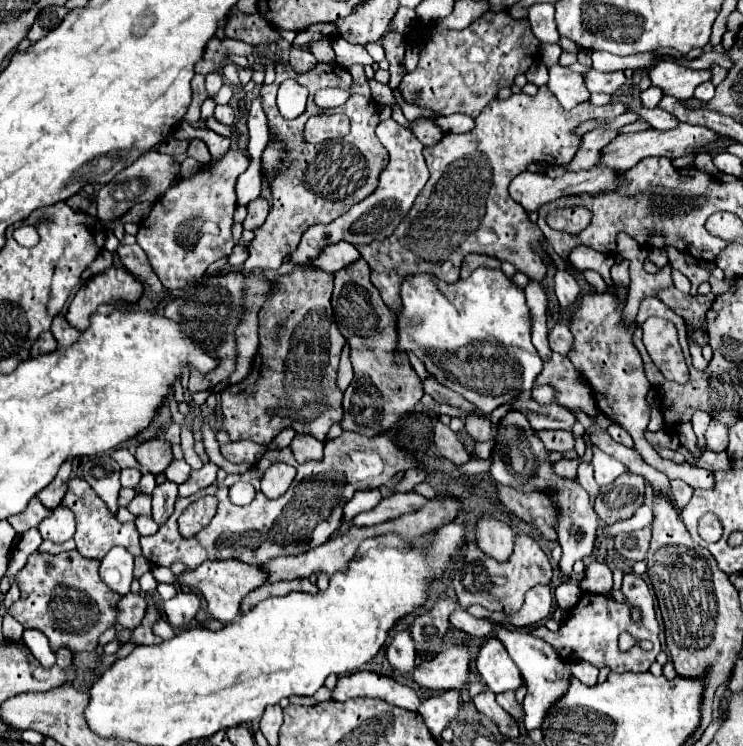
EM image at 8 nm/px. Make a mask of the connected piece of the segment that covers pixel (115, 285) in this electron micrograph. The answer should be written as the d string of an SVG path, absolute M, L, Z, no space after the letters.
M109 268L103 274L93 276L79 292L75 294L73 302L69 304L69 310L65 314L67 322L77 328L79 332L87 330L91 314L101 304L117 306L119 302L137 302L143 294L143 284L133 278L127 270L121 268L121 274L117 268Z

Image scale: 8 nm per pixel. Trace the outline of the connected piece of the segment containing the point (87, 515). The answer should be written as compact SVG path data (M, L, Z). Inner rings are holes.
M71 478L69 480L69 492L65 494L63 506L67 506L73 514L75 514L75 522L77 522L77 534L75 534L75 544L77 544L77 552L85 558L95 558L95 560L103 560L105 554L113 548L113 546L125 546L129 548L129 552L133 552L133 556L141 554L141 546L139 546L139 532L135 528L135 524L127 522L119 522L117 516L107 508L107 504L93 492L93 488L81 480L81 478Z

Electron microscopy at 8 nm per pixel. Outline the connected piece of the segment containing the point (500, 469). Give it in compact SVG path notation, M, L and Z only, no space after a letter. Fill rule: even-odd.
M523 426L525 428L525 436L529 440L529 446L533 450L533 456L535 456L535 462L537 462L537 472L533 474L535 480L527 480L527 482L519 482L511 472L509 468L505 466L505 454L501 454L503 450L499 446L493 448L493 454L491 454L491 476L495 478L495 482L499 484L505 484L505 486L511 486L515 490L519 490L521 494L527 494L527 492L545 492L553 498L553 504L555 504L555 510L559 514L559 520L557 520L557 536L559 536L559 544L563 548L563 556L561 556L561 562L559 562L559 568L563 574L571 574L571 568L575 564L575 560L581 560L581 558L587 558L593 548L595 548L595 538L597 538L597 530L599 530L599 516L593 512L593 504L589 500L589 494L581 488L581 484L573 482L573 480L567 480L559 474L555 474L553 470L553 462L549 460L549 450L543 446L541 438L535 434L535 430L531 426Z

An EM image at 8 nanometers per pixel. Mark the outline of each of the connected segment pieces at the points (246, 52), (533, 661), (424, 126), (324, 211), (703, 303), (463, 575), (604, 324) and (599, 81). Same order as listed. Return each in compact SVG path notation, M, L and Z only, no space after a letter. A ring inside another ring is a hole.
M215 38L209 40L207 48L205 48L205 56L203 60L197 64L195 72L207 76L211 72L219 72L223 70L225 62L229 56L251 56L254 51L254 46L241 42L241 40L233 40L233 38Z
M493 622L493 636L503 642L503 646L507 648L507 652L513 658L513 662L517 664L517 668L521 670L521 676L527 684L527 696L523 700L525 728L527 730L541 728L541 724L543 724L545 716L549 714L551 706L557 700L561 700L565 696L565 692L569 690L569 684L571 684L569 662L561 660L561 656L557 656L557 652L553 652L553 648L549 648L549 644L545 644L541 638L535 638L535 636L527 634L525 630L511 630L511 628L507 628L499 622Z
M417 118L411 122L411 128L413 128L413 134L425 144L425 146L435 146L441 138L443 138L443 132L439 126L435 126L433 122L429 120L423 120L423 118Z
M277 64L275 68L277 78L271 86L263 84L259 90L261 106L269 118L269 128L273 134L271 144L265 148L263 158L261 158L261 170L267 176L267 182L271 186L273 202L269 216L263 226L255 230L255 238L249 244L249 258L245 260L241 273L245 279L246 297L241 303L243 312L243 324L237 326L236 338L239 340L239 350L237 350L237 368L231 374L229 382L241 382L251 368L251 360L257 354L259 346L258 338L258 312L268 298L270 286L264 278L253 275L255 268L259 266L281 266L283 258L291 254L303 232L313 226L313 224L327 224L333 222L335 218L343 216L353 204L361 202L379 184L379 174L389 162L389 154L385 146L377 140L375 128L379 124L379 112L377 106L371 98L351 94L349 100L333 110L319 108L313 102L313 96L321 88L341 88L341 90L351 90L353 78L351 74L341 66L341 64L317 64L315 70L307 74L295 74L289 64ZM295 78L301 86L309 90L309 102L305 112L295 118L295 120L285 120L275 104L277 88L283 80ZM323 112L341 112L351 118L351 132L345 138L339 140L325 140L323 144L309 144L305 142L305 122Z
M671 288L671 290L665 290L659 294L659 300L663 304L667 304L671 310L675 310L677 314L681 314L687 322L693 324L693 336L688 336L688 340L697 342L699 346L703 344L709 344L709 338L707 333L701 330L702 322L705 317L705 312L709 310L711 302L713 302L713 296L707 294L707 296L691 296L691 294L683 294L679 292L677 288Z
M517 534L513 554L505 562L493 560L489 554L481 552L481 548L475 542L467 544L465 556L459 558L459 562L455 564L453 586L457 592L457 600L463 606L481 604L489 612L501 612L509 616L521 610L525 592L541 582L549 582L551 574L553 574L551 562L547 554L541 550L541 546L529 534Z
M627 260L621 264L613 264L611 268L611 280L617 288L617 294L613 294L609 288L601 294L585 294L577 306L573 308L569 316L569 330L573 334L573 348L567 352L567 358L571 364L577 368L577 372L587 380L593 398L599 406L599 410L619 426L623 426L633 442L637 452L643 456L643 460L667 474L671 480L681 478L685 480L691 488L705 488L711 490L715 488L715 476L713 472L707 472L703 468L695 468L691 464L673 464L671 460L663 460L653 446L643 438L643 432L649 424L649 404L647 404L647 392L651 388L645 370L643 370L643 360L639 356L639 350L633 344L633 332L637 324L625 324L623 322L623 308L627 302L627 292L629 292L629 268Z
M589 68L585 74L585 86L589 92L605 92L605 94L613 94L617 92L623 84L625 84L625 74L623 72L599 72L595 68Z

